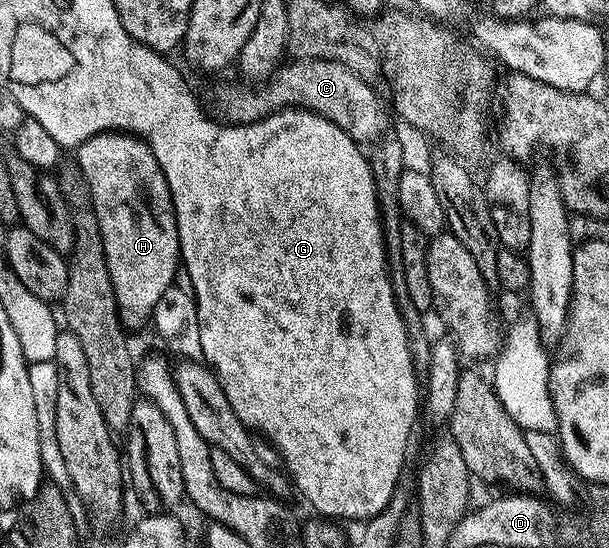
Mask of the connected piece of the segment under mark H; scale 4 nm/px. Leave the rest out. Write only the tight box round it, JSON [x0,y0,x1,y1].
[75,131,181,331]

